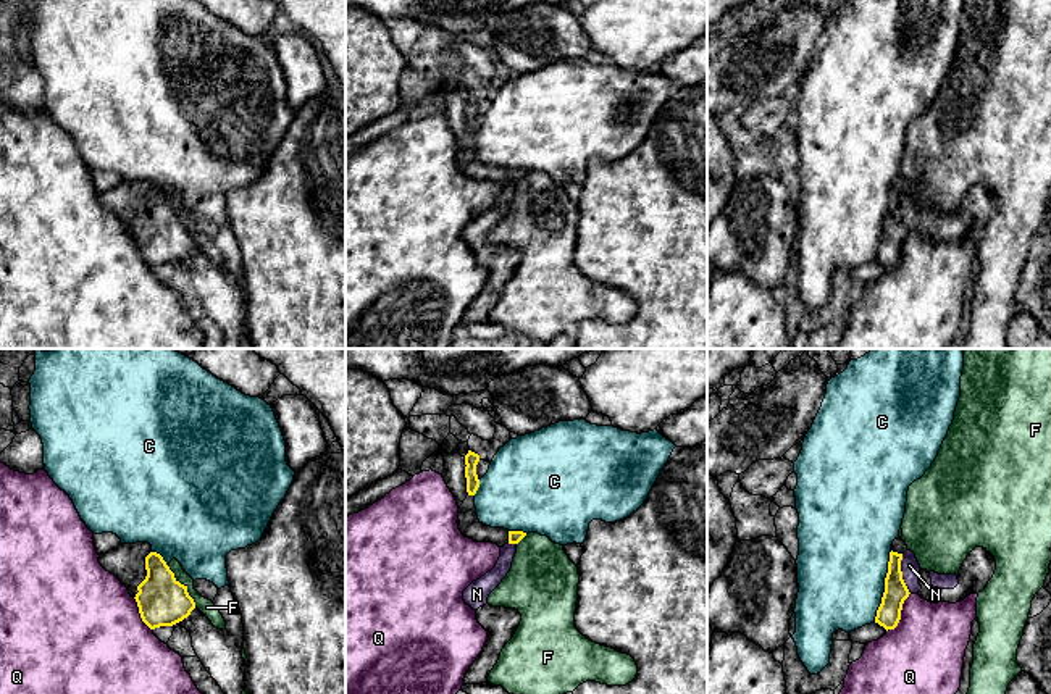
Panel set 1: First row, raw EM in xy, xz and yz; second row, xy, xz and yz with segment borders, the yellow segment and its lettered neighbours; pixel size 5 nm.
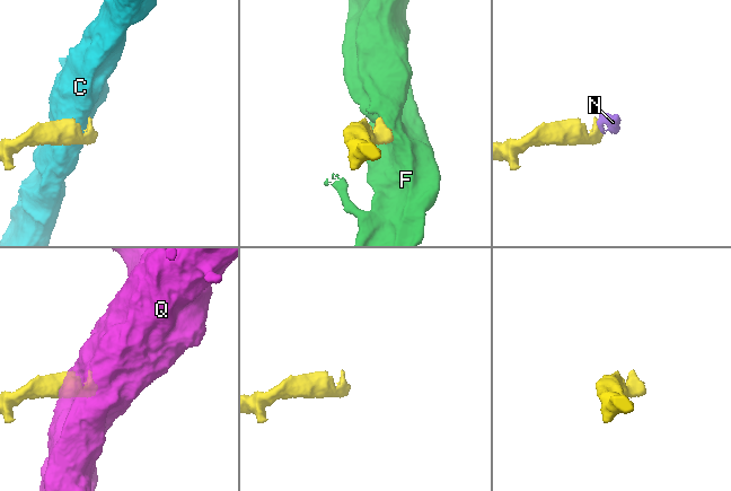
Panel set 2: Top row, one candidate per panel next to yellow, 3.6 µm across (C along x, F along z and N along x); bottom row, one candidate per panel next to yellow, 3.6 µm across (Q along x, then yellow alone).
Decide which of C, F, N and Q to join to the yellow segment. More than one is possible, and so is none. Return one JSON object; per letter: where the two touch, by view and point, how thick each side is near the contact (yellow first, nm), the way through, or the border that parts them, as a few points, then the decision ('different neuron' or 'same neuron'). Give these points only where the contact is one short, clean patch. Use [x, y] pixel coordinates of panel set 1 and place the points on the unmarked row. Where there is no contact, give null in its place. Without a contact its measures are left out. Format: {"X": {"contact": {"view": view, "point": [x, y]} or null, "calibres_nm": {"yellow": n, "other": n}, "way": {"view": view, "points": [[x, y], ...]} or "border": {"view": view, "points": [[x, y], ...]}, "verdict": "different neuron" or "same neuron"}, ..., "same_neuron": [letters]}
{"C": {"contact": {"view": "yz", "point": [885, 225]}, "calibres_nm": {"yellow": 120, "other": 440}, "verdict": "different neuron"}, "F": {"contact": {"view": "xy", "point": [184, 225]}, "calibres_nm": {"yellow": 240, "other": 80}, "border": {"view": "xy", "points": [[168, 205], [196, 244]]}, "verdict": "different neuron"}, "N": {"contact": {"view": "yz", "point": [901, 212]}, "calibres_nm": {"yellow": 120, "other": 90}, "way": {"view": "yz", "points": [[888, 252], [901, 212], [909, 204]]}, "verdict": "same neuron"}, "Q": {"contact": {"view": "yz", "point": [900, 250]}, "calibres_nm": {"yellow": 120, "other": 400}, "verdict": "different neuron"}, "same_neuron": ["N"]}

